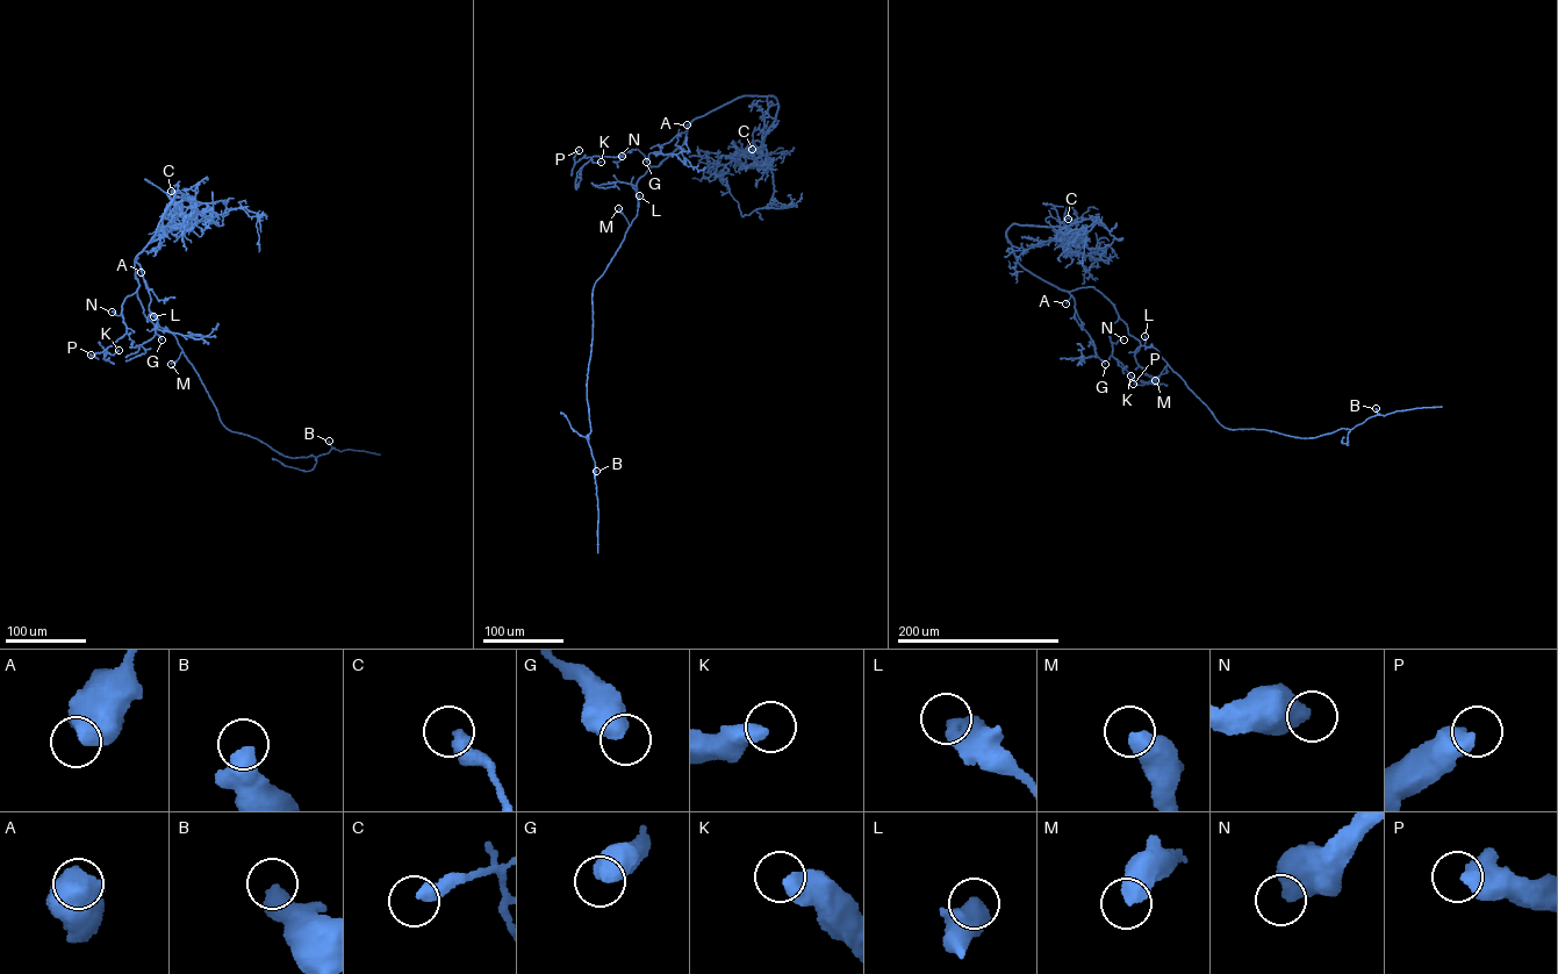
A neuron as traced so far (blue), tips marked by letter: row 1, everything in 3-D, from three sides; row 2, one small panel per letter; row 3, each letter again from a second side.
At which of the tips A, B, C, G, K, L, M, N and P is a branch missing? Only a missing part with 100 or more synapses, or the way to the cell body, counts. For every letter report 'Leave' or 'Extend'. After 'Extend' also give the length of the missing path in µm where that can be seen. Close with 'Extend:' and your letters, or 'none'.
A: Leave
B: Leave
C: Leave
G: Leave
K: Leave
L: Leave
M: Leave
N: Leave
P: Leave
Extend: none

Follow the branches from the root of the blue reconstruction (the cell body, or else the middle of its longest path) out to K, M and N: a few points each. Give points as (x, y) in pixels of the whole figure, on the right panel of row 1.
K: (1140, 344), (1119, 317), (1113, 322), (1110, 334), (1112, 356), (1131, 376)
M: (1140, 344), (1156, 349), (1167, 363), (1155, 380)
N: (1140, 344), (1118, 317), (1112, 326), (1111, 341), (1117, 344), (1124, 339)

